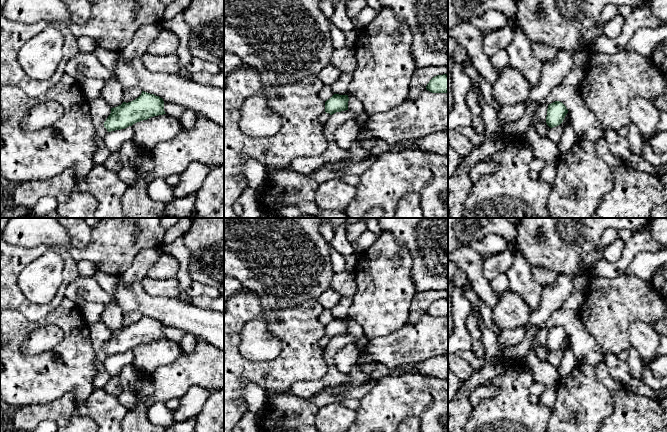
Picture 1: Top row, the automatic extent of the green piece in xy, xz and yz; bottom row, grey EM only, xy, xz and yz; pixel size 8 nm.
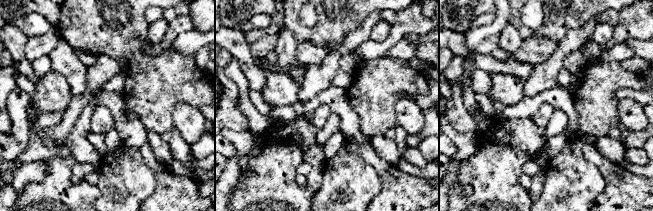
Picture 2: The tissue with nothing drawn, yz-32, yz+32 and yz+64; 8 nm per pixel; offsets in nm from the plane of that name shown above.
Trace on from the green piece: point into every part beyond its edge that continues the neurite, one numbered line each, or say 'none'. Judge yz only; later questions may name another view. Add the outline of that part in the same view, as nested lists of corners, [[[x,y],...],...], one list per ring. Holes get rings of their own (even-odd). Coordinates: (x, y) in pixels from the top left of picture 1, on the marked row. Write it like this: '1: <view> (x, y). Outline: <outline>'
1: yz (554, 134). Outline: [[[567,113],[563,122],[553,128],[549,128],[546,132],[546,137],[548,139],[550,139],[551,141],[553,141],[556,145],[558,145],[560,143],[561,140],[561,136],[564,132],[564,129],[570,125],[570,114]]]

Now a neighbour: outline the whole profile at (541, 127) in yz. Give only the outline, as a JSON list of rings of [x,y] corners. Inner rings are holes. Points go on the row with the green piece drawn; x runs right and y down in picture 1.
[[[530,116],[529,118],[529,126],[533,126],[538,134],[542,137],[546,137],[546,132],[547,130],[550,128],[546,122],[539,122],[539,123],[535,123],[533,116]]]

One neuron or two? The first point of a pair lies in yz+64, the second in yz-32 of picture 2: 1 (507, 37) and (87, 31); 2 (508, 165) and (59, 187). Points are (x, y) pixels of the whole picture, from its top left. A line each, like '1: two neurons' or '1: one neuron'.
1: two neurons
2: one neuron

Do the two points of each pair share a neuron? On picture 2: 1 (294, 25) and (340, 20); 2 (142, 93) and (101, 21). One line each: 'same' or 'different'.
1: same
2: same

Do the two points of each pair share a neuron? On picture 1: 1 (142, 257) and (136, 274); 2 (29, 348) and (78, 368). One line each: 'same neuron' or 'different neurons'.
1: same neuron
2: different neurons

